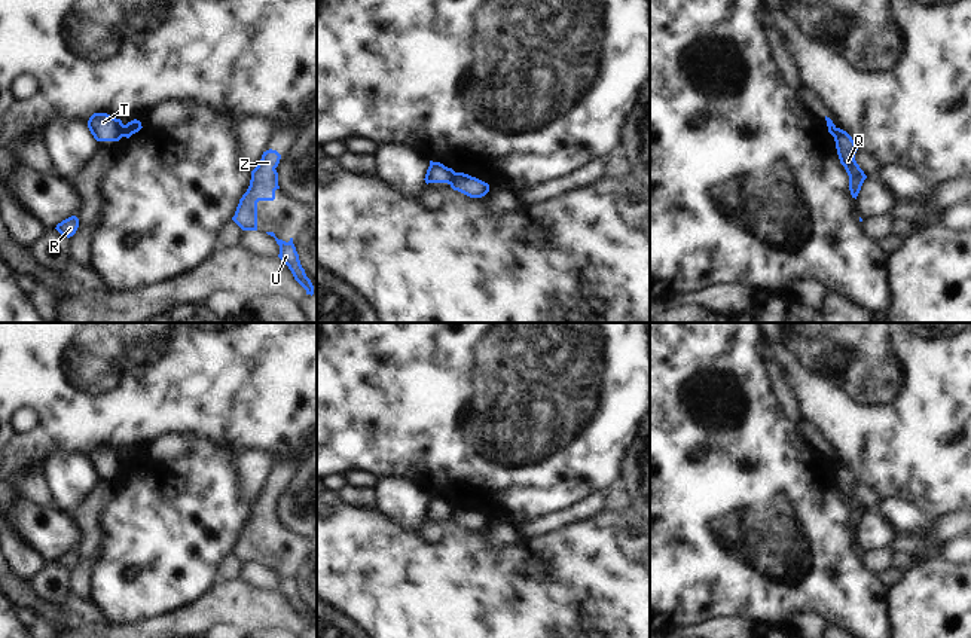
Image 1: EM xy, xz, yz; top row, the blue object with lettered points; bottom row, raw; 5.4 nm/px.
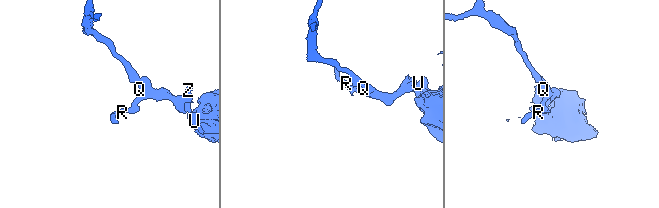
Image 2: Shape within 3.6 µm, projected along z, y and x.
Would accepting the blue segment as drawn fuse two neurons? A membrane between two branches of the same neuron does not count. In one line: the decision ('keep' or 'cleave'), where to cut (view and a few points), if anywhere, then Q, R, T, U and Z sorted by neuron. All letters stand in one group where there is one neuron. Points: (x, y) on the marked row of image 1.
cleave | xy (125, 125), (121, 136) | Q R U Z / T

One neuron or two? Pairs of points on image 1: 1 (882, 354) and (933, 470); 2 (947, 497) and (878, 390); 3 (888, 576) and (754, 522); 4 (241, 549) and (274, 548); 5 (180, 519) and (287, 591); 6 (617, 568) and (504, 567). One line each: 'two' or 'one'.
1: one
2: one
3: two
4: one
5: two
6: one

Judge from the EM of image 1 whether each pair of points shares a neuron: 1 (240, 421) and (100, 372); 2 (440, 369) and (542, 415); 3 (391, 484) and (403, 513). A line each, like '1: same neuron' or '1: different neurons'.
1: same neuron
2: same neuron
3: same neuron

